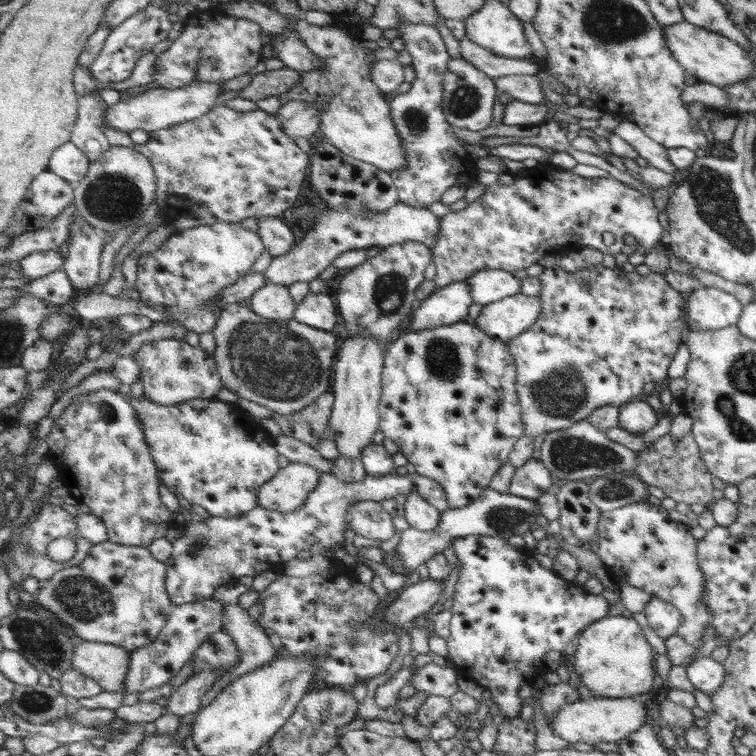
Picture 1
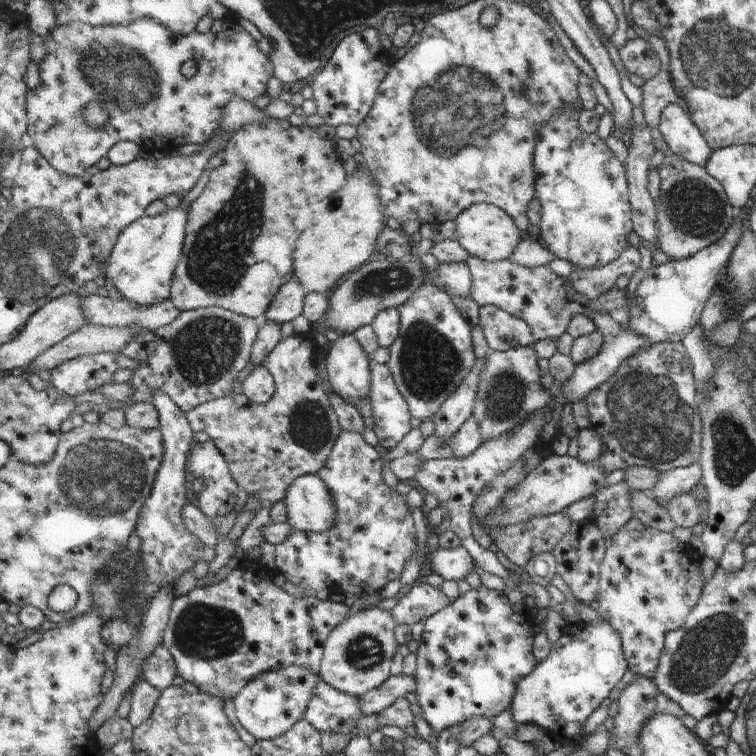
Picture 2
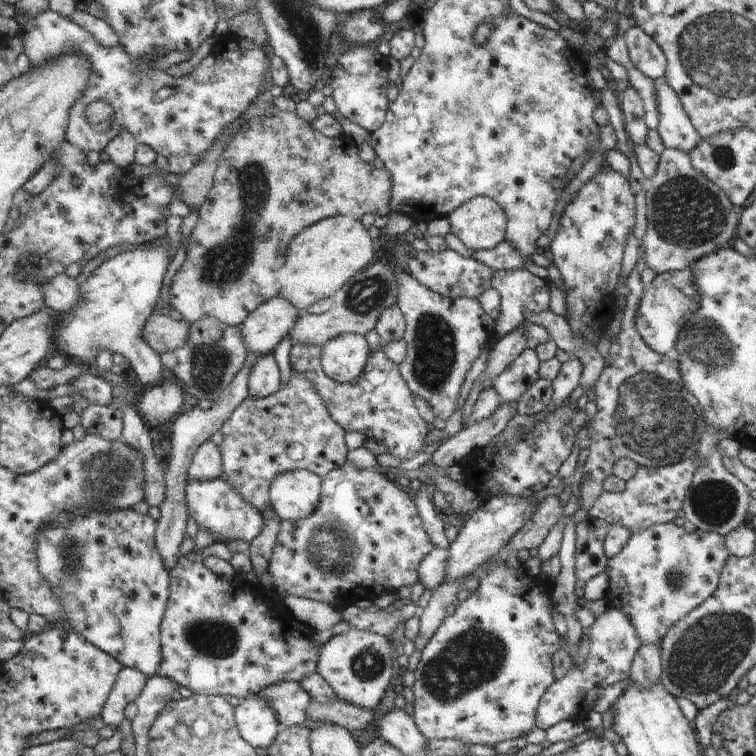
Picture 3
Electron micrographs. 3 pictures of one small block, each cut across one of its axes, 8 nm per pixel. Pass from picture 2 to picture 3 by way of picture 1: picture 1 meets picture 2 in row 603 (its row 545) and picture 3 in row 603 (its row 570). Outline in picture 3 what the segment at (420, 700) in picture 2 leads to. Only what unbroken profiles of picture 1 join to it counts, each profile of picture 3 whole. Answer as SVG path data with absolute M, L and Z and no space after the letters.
M503 558L499 560L499 564L491 570L491 572L485 572L481 578L479 578L479 588L475 588L467 600L459 602L459 606L455 606L455 612L449 616L445 616L445 620L441 622L441 626L435 630L435 634L429 638L429 642L425 644L425 648L421 650L421 656L419 656L419 664L417 668L413 670L413 676L415 676L415 682L411 686L413 690L413 720L415 720L415 726L419 728L419 732L423 734L423 738L429 742L429 740L459 740L463 742L467 748L471 744L481 744L481 746L493 746L501 740L511 740L511 738L519 738L519 736L525 736L527 732L531 732L533 728L537 728L535 724L535 710L539 706L539 700L541 696L547 692L547 688L553 684L553 674L551 674L551 656L553 652L559 650L559 636L555 634L555 628L553 628L553 622L551 622L551 608L553 608L553 602L551 602L551 590L553 590L553 582L547 580L545 574L533 578L527 574L527 570L521 566L521 568L509 568Z

